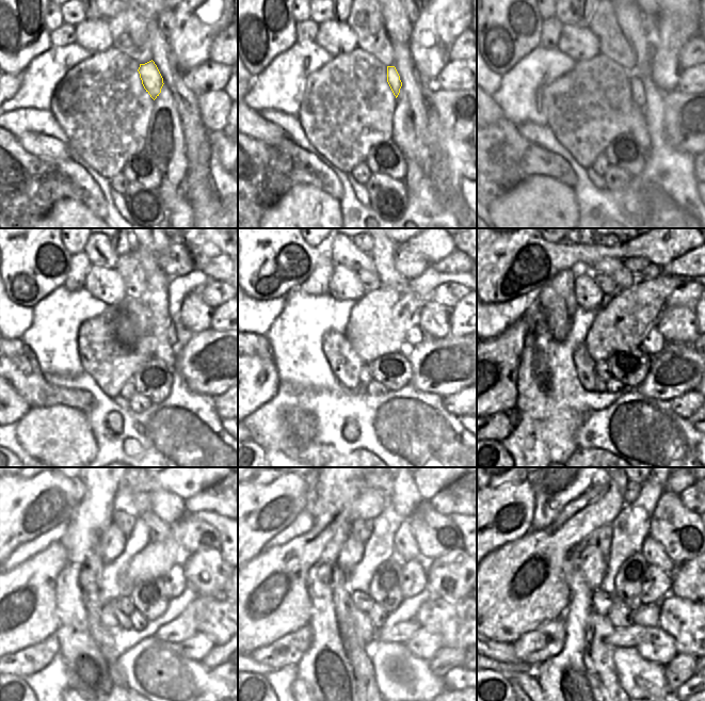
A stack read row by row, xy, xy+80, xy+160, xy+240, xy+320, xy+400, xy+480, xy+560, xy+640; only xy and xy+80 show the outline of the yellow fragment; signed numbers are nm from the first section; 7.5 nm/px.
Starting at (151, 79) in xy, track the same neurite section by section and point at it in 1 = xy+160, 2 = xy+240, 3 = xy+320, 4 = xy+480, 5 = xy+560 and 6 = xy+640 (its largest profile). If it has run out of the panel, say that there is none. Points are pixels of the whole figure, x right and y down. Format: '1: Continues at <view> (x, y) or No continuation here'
1: Continues at xy+160 (637, 86)
2: Continues at xy+240 (170, 330)
3: Continues at xy+320 (414, 335)
4: Continues at xy+480 (175, 583)
5: Continues at xy+560 (414, 575)
6: Continues at xy+640 (657, 583).

